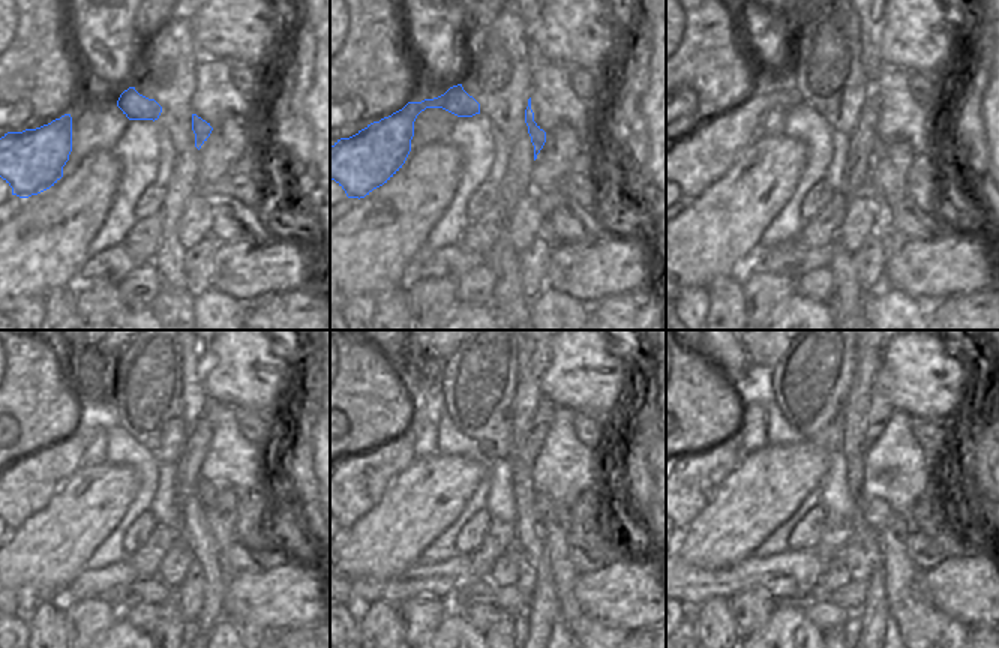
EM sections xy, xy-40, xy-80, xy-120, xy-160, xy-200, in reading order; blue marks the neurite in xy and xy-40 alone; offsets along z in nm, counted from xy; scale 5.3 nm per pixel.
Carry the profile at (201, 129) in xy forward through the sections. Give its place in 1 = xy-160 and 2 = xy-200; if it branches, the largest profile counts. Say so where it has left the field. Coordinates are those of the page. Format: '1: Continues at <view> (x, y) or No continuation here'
1: Continues at xy-160 (542, 503)
2: Continues at xy-200 (876, 513).

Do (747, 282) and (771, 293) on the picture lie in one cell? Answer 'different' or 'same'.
same

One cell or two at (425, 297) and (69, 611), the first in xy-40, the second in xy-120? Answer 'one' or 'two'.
one

